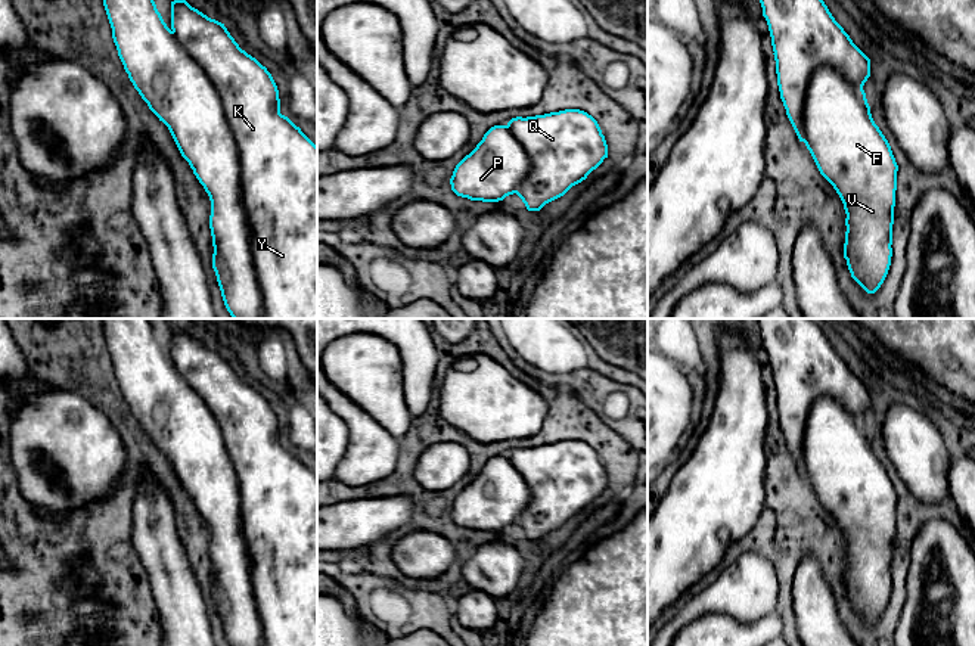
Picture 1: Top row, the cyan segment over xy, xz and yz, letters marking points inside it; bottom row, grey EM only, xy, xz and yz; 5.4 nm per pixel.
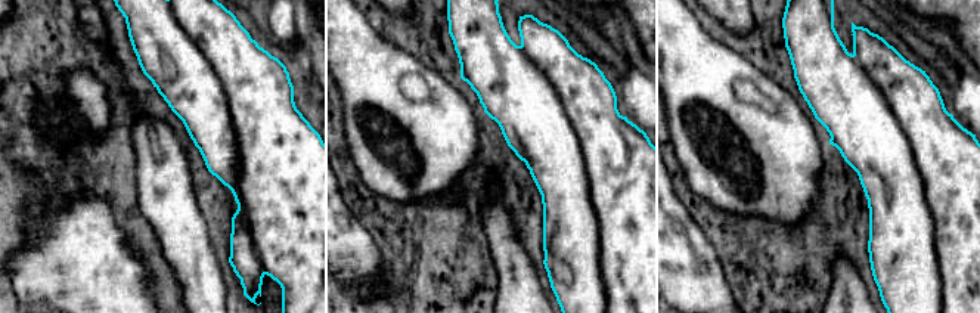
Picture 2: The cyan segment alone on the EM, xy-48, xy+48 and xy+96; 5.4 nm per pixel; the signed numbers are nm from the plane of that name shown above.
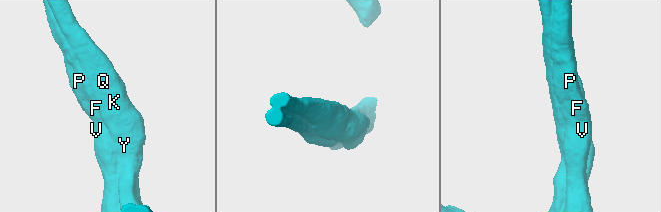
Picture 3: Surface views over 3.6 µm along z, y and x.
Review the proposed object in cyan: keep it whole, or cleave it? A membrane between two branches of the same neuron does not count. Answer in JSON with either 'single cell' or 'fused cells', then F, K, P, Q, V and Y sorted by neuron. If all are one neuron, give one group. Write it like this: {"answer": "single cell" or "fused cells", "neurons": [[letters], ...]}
{"answer": "fused cells", "neurons": [["F", "P", "V"], ["K", "Q", "Y"]]}

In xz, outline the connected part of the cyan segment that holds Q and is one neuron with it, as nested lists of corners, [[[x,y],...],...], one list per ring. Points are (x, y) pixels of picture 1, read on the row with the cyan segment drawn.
[[[580,109],[516,117],[507,128],[530,156],[530,174],[516,190],[528,211],[563,196],[608,158],[597,121]]]

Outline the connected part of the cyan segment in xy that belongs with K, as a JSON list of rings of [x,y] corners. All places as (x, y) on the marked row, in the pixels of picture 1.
[[[174,0],[171,29],[215,87],[236,140],[264,319],[317,319],[317,146],[280,114],[271,74],[239,47],[224,24]]]

